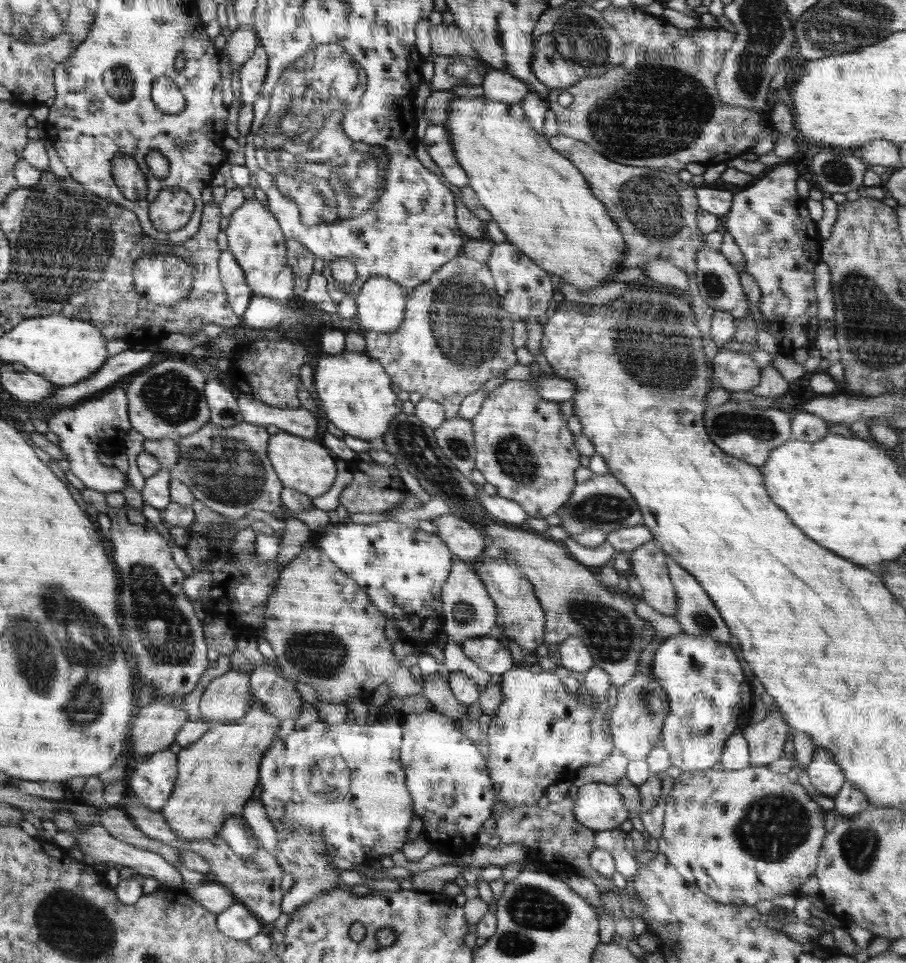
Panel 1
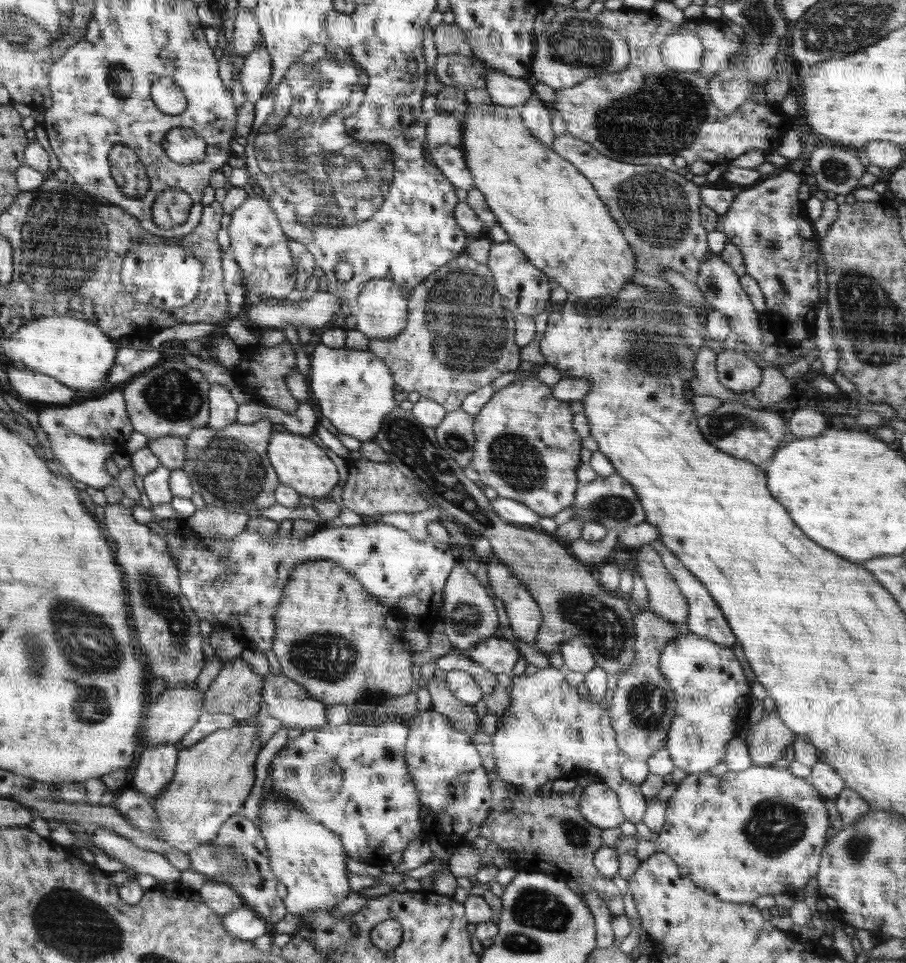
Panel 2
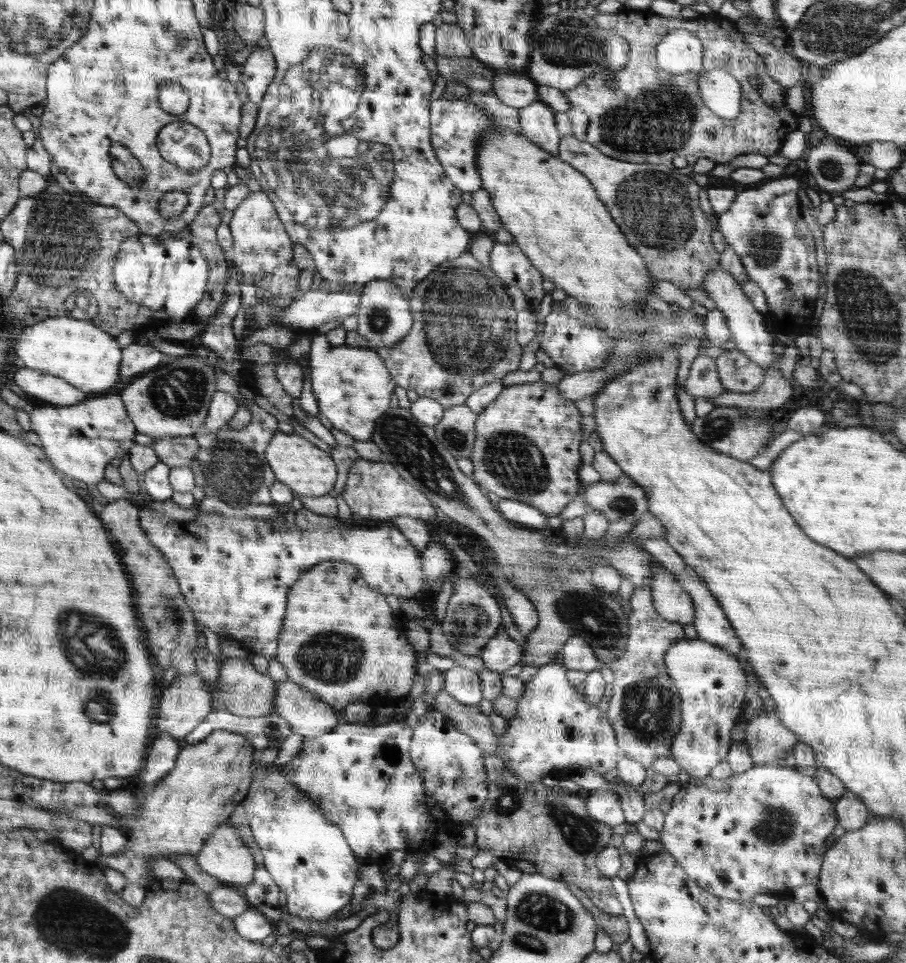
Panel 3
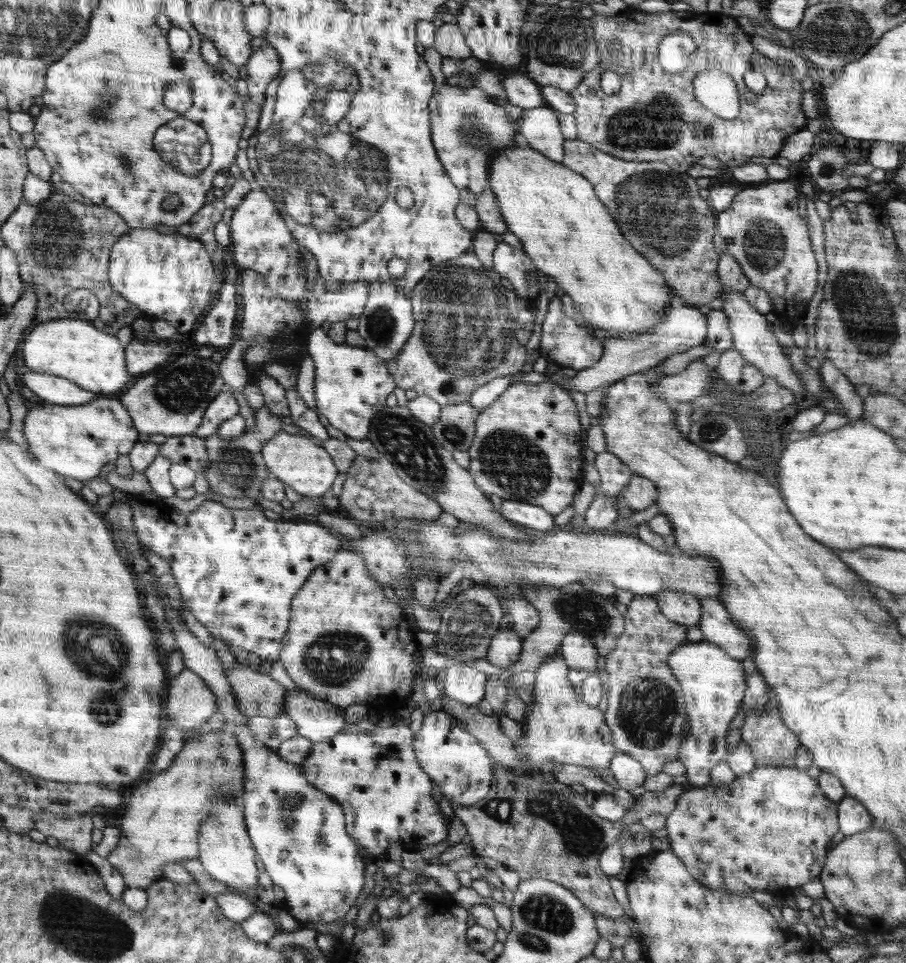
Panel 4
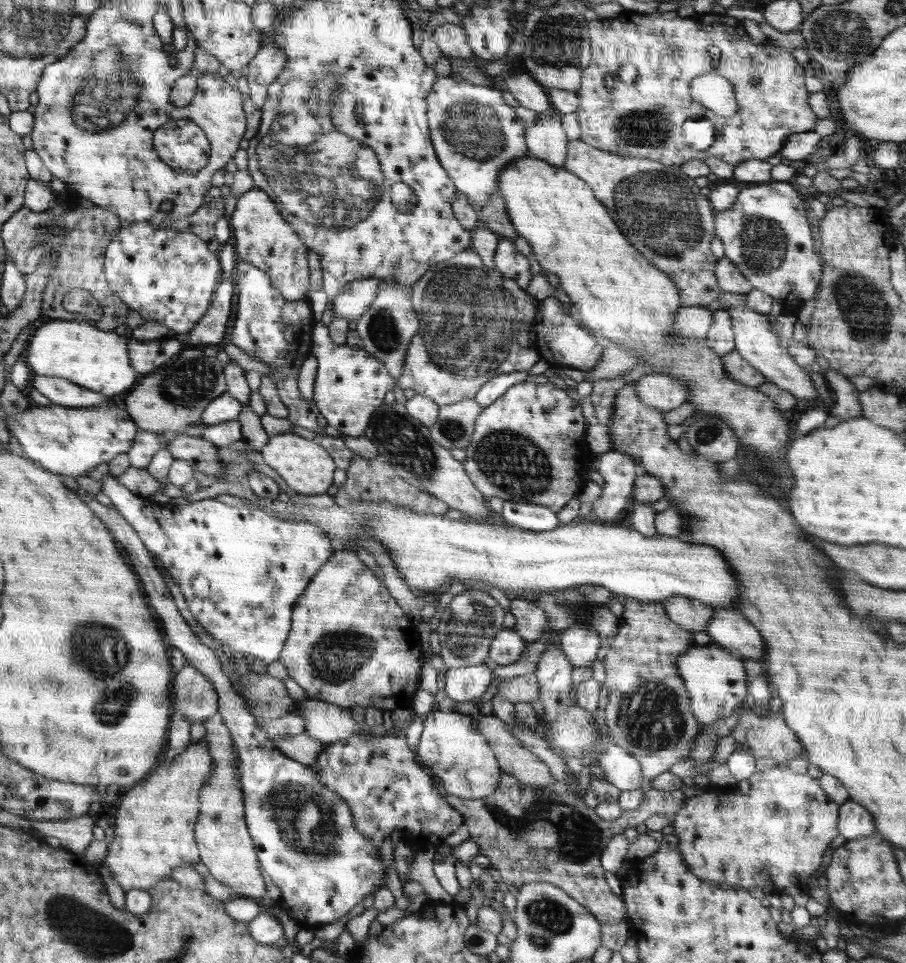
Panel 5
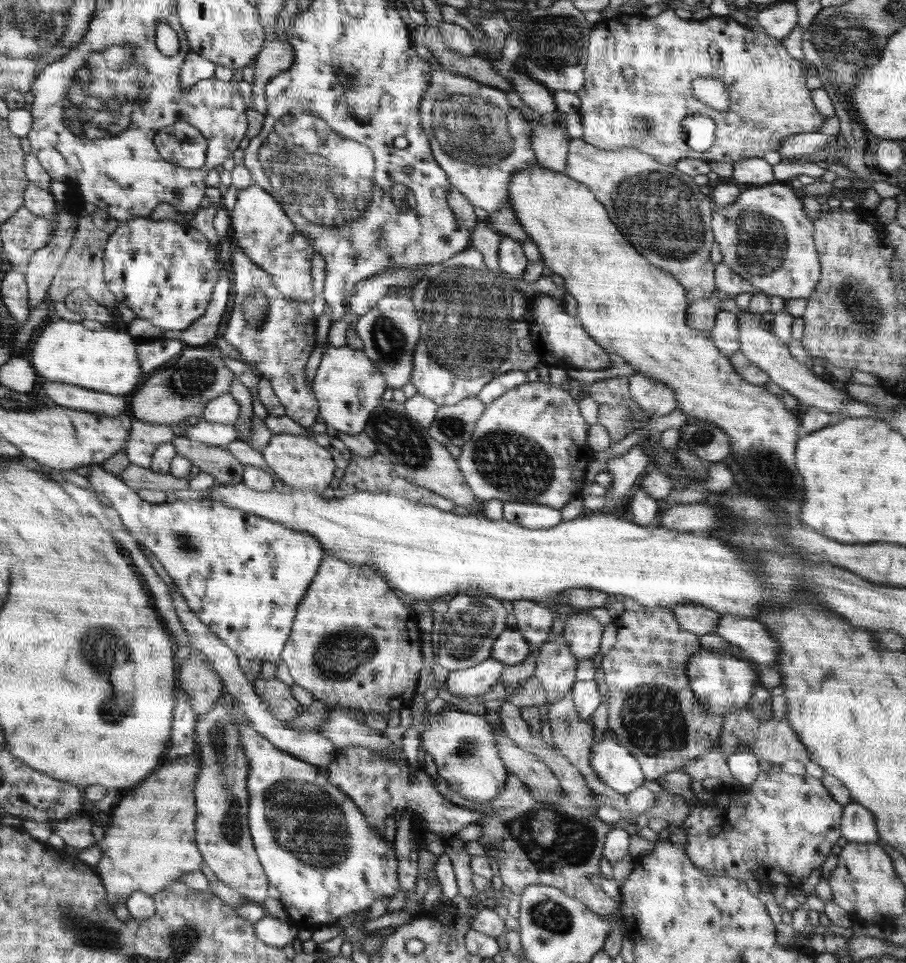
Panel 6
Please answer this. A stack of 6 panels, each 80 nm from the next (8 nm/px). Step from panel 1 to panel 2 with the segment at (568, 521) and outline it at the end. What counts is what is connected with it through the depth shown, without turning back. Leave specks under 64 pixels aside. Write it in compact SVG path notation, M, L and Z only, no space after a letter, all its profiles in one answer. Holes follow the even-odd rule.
M618 473L607 477L598 476L588 484L580 483L571 507L574 508L573 518L581 520L584 524L599 522L607 530L616 528L618 532L622 532L629 526L636 526L646 521L638 495Z

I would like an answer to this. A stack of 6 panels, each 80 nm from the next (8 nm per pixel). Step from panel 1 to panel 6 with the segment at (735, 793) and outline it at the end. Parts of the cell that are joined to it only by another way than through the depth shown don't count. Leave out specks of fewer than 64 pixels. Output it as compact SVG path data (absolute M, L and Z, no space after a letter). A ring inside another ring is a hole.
M787 772L760 773L749 785L731 792L720 802L709 805L697 802L689 809L688 818L680 827L686 831L685 851L704 874L729 876L747 882L756 879L762 888L776 884L797 887L812 870L824 864L840 839L843 806L826 790L821 779Z

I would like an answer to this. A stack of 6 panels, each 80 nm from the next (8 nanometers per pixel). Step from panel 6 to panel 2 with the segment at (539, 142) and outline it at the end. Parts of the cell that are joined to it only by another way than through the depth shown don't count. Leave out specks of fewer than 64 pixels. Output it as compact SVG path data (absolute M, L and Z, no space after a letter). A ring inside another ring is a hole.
M530 97L523 105L518 106L522 120L530 132L551 148L554 135L552 131L552 115L550 106L538 97Z

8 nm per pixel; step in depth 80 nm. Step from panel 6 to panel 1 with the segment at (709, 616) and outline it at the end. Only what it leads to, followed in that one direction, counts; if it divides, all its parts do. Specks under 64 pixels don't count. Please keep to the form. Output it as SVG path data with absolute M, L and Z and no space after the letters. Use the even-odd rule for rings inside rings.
M654 540L645 542L628 555L631 572L642 587L641 600L666 616L673 616L677 596L667 569L667 554Z

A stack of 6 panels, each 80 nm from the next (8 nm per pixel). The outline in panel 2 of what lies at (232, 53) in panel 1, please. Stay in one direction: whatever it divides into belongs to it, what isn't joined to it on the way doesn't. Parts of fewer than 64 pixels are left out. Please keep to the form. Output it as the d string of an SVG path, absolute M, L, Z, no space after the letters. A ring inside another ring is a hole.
M238 7L234 18L233 44L231 50L247 57L254 49L262 45L259 24L255 9Z

